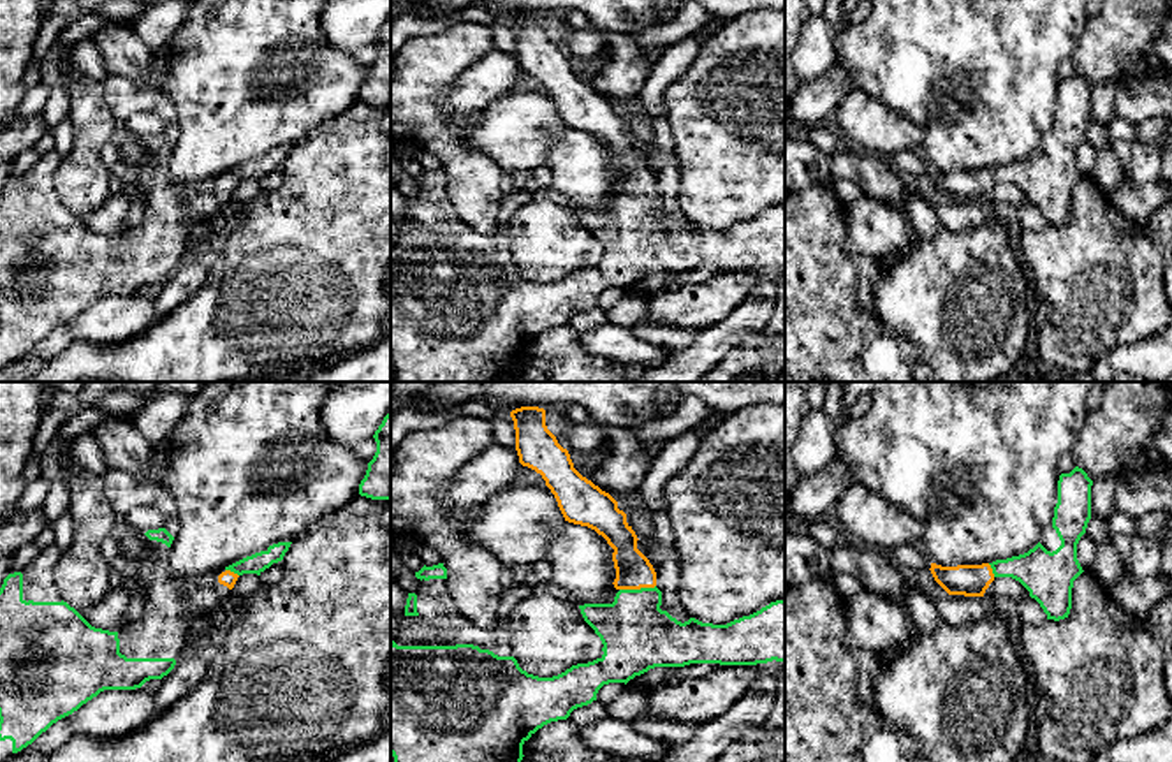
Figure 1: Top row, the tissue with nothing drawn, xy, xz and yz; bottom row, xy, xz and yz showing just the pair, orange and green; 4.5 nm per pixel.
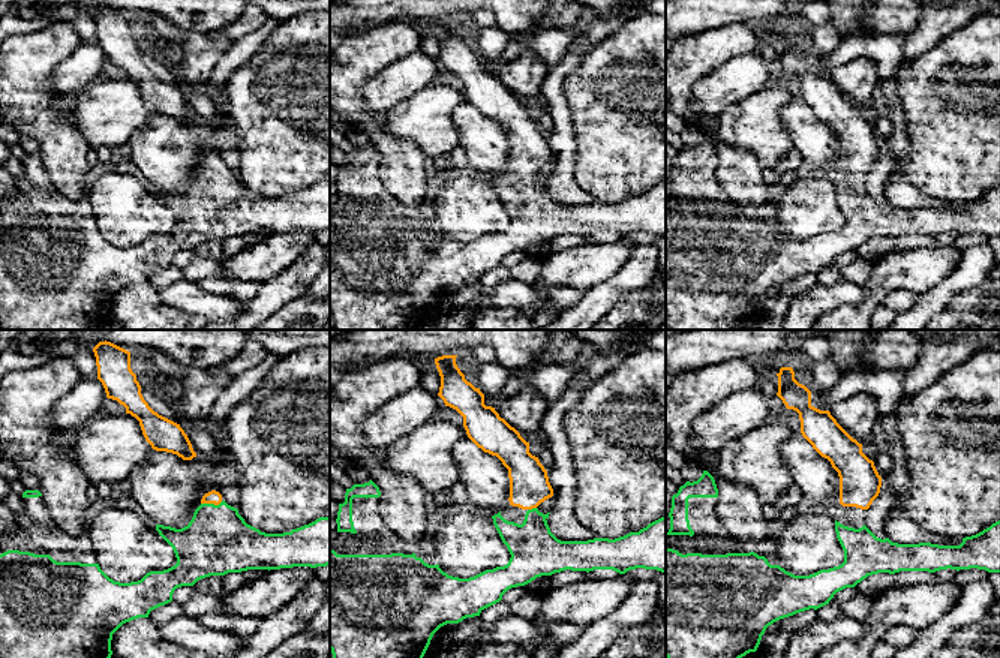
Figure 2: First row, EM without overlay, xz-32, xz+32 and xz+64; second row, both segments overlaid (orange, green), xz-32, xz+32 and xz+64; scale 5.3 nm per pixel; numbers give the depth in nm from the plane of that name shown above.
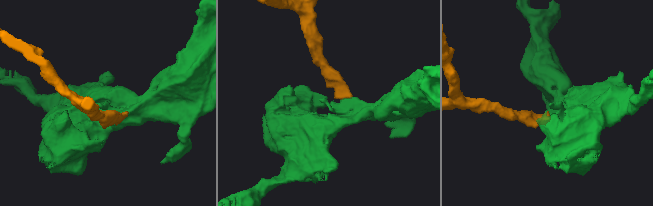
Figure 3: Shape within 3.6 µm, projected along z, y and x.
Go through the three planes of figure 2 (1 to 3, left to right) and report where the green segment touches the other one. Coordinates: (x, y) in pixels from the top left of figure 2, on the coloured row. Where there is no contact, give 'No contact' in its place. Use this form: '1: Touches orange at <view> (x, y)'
1: Touches orange at xz-32 (212, 502)
2: Touches orange at xz+32 (531, 508)
3: No contact

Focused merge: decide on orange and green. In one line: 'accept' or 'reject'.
accept

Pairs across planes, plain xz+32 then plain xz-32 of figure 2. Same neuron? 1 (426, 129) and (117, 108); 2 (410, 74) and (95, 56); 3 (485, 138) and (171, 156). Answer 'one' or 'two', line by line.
1: one
2: one
3: one

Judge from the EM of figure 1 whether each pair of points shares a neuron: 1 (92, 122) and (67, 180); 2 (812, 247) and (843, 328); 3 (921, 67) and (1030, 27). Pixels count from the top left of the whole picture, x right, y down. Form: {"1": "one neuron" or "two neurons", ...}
{"1": "one neuron", "2": "one neuron", "3": "one neuron"}

